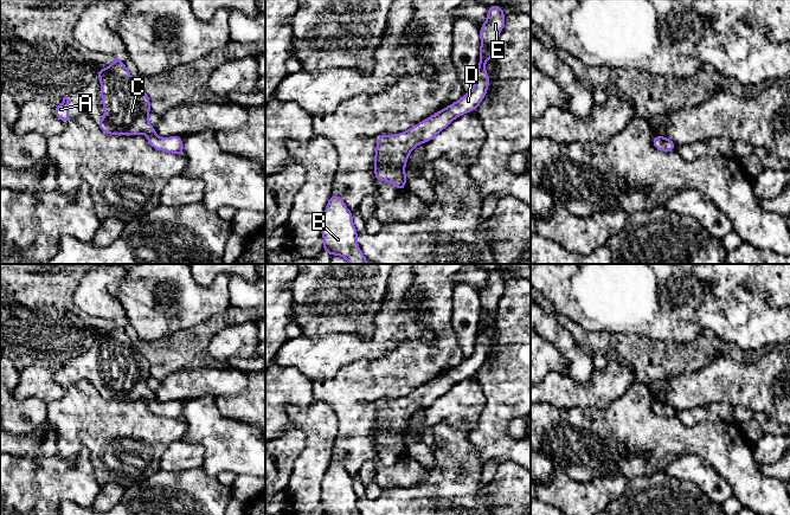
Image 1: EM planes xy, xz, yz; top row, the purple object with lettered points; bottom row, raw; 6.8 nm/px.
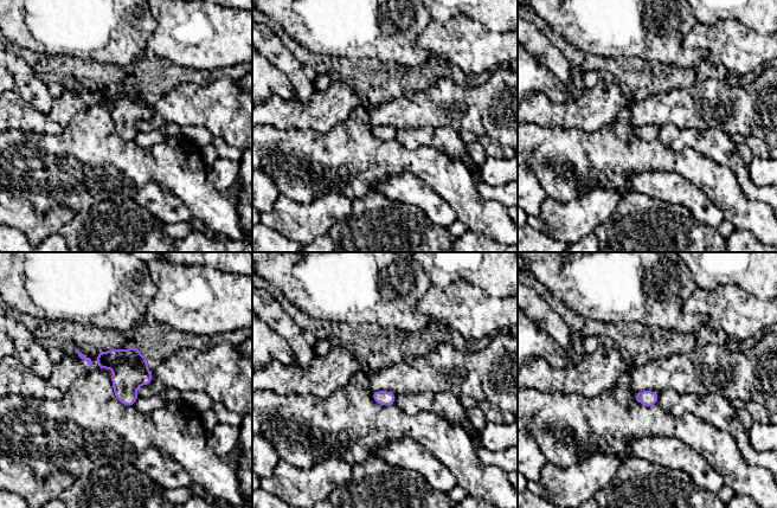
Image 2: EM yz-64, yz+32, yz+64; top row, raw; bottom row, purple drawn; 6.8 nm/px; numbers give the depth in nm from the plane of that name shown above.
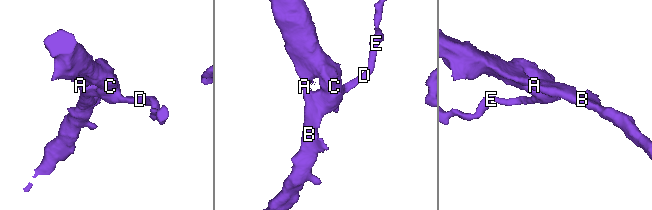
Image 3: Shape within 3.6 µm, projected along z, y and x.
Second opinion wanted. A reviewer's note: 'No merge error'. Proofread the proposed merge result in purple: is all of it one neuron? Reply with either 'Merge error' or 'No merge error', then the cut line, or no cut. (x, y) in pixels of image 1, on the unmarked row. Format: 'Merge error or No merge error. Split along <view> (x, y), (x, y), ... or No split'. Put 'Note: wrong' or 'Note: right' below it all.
No merge error. No split
Note: right

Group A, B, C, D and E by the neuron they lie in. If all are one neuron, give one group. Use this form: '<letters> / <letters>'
A B C D E

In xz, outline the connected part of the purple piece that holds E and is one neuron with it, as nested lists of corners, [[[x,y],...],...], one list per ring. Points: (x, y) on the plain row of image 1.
[[[492,270],[488,281],[480,292],[480,327],[475,342],[475,352],[463,360],[461,365],[438,375],[430,382],[420,386],[411,394],[394,400],[381,399],[377,403],[374,419],[374,443],[378,446],[388,446],[396,453],[405,456],[405,430],[410,418],[419,410],[431,406],[444,395],[455,384],[475,376],[486,362],[489,352],[489,340],[484,329],[496,318],[499,300],[503,295],[506,281],[502,272]]]

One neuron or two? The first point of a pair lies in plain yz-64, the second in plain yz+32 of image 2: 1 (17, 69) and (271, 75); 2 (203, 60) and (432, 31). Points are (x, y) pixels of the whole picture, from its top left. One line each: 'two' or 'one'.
1: two
2: one

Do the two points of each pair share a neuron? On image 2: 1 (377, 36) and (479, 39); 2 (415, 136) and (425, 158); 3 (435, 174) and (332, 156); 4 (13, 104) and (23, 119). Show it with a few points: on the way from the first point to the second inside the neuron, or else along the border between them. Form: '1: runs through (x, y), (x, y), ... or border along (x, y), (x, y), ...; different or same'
1: border along (430, 18), (417, 44), (435, 56); different
2: border along (395, 139), (409, 149), (430, 146), (447, 154); different
3: runs through (409, 161), (358, 159); same
4: runs through (13, 108), (19, 115); same

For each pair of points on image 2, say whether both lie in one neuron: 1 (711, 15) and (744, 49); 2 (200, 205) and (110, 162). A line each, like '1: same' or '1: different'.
1: different
2: same

